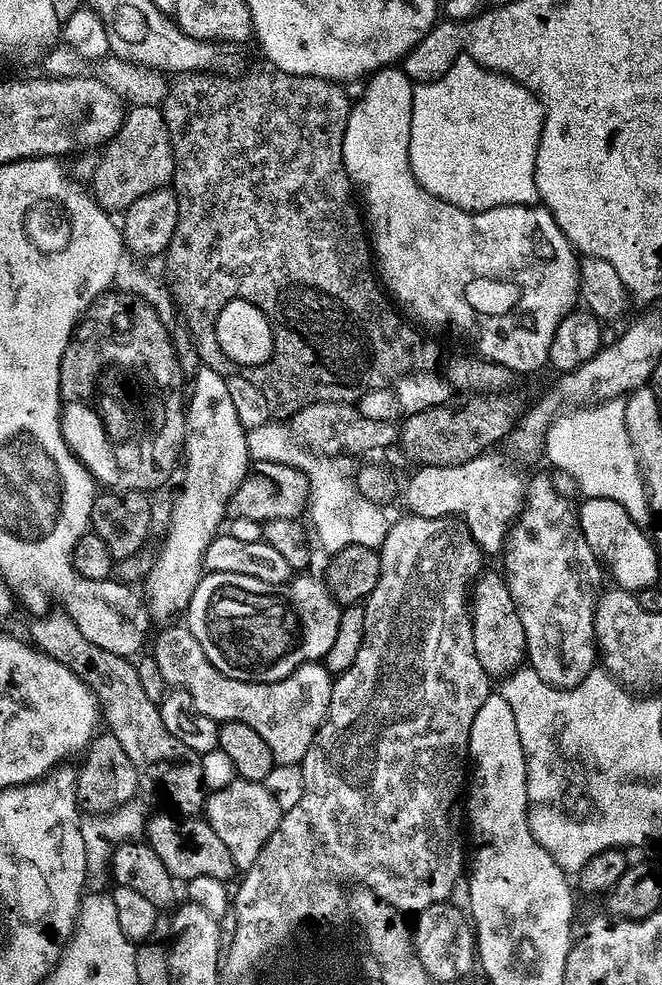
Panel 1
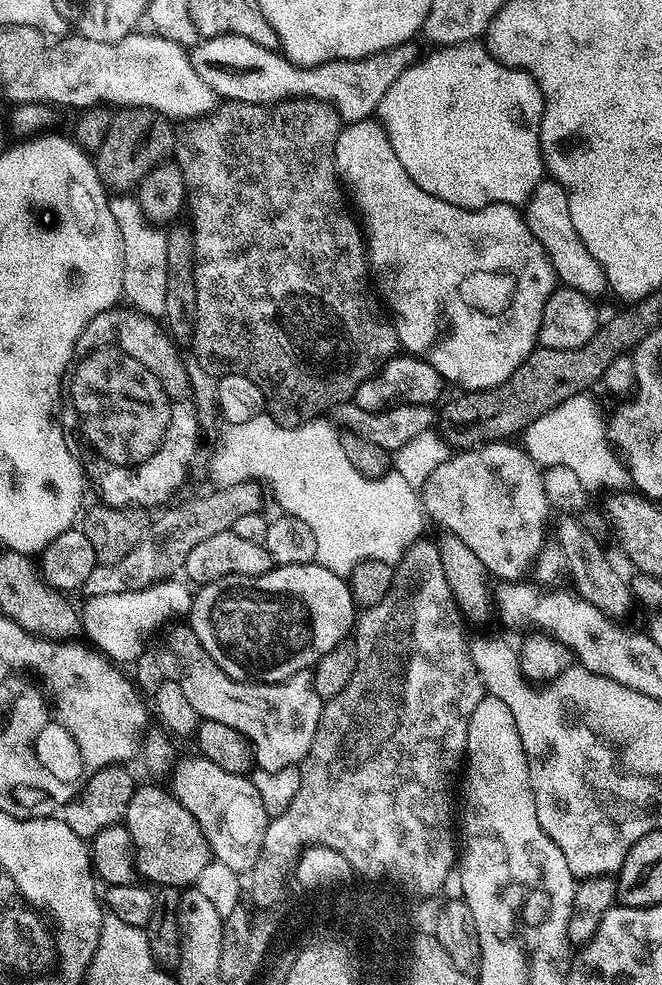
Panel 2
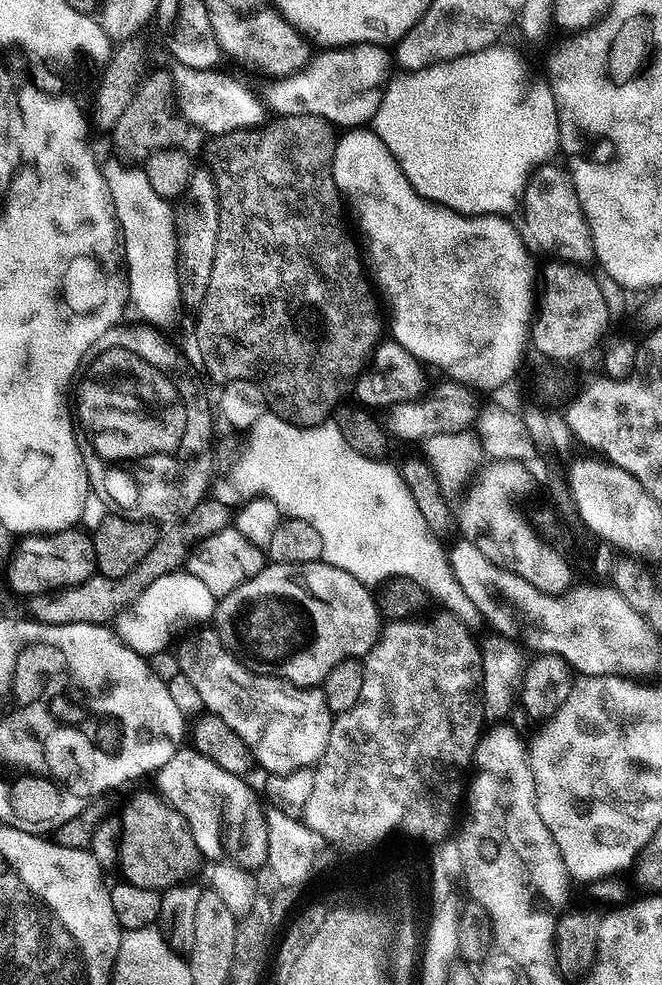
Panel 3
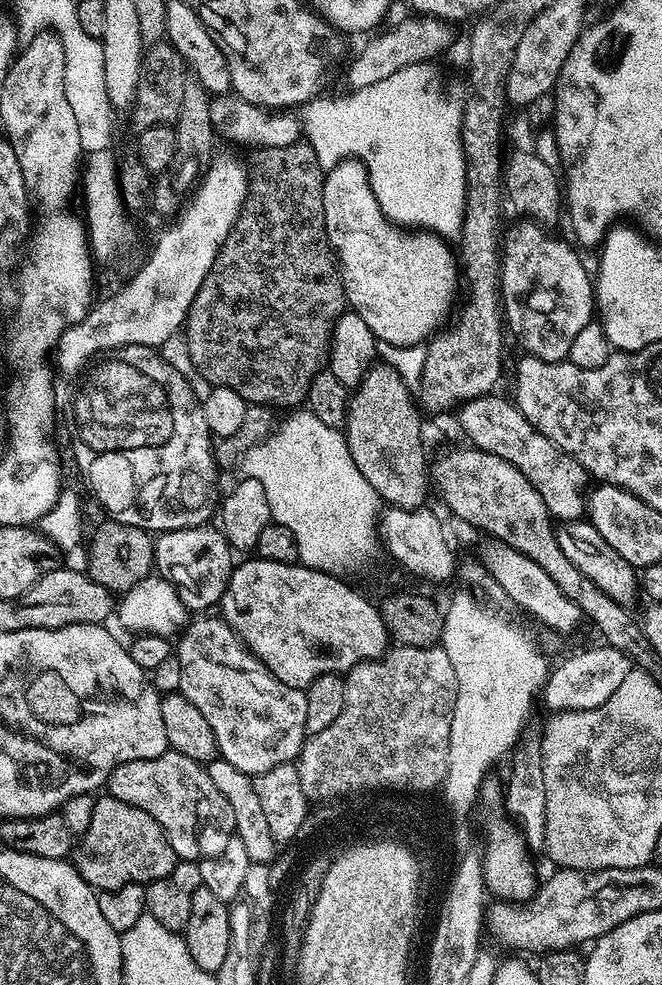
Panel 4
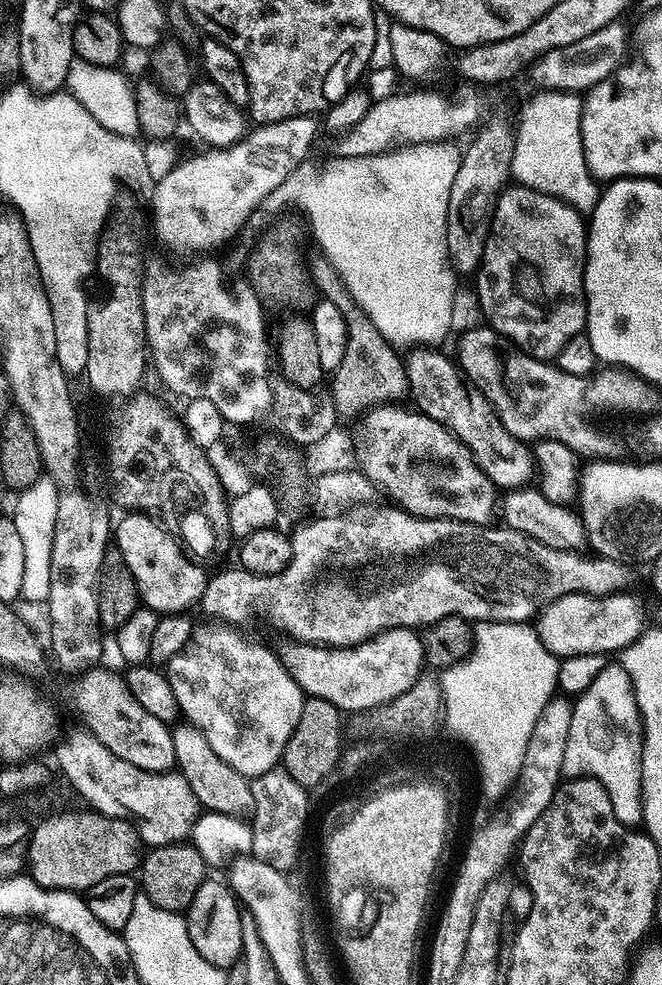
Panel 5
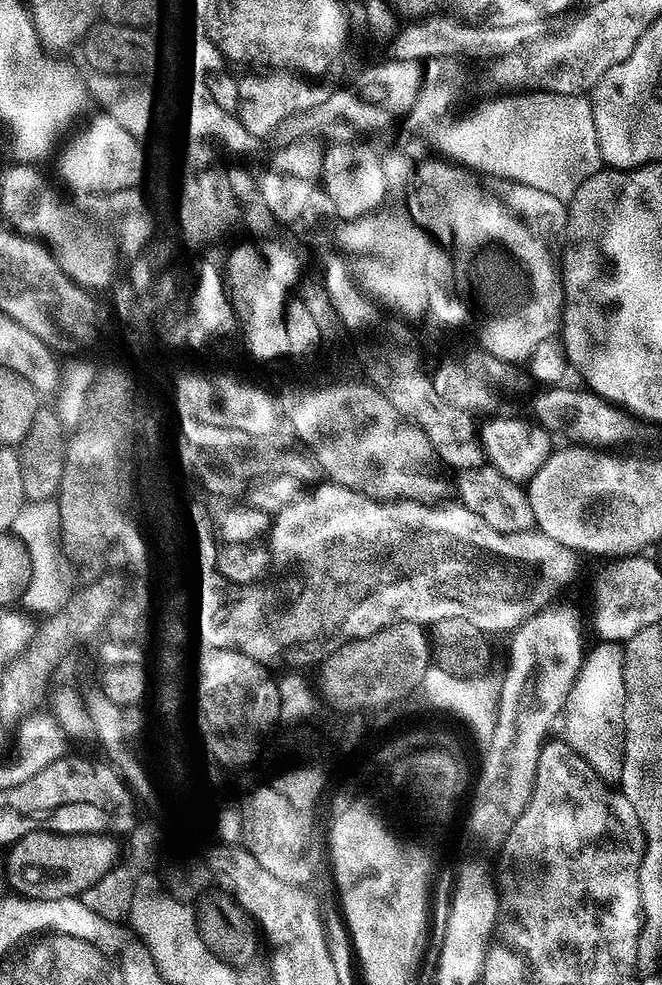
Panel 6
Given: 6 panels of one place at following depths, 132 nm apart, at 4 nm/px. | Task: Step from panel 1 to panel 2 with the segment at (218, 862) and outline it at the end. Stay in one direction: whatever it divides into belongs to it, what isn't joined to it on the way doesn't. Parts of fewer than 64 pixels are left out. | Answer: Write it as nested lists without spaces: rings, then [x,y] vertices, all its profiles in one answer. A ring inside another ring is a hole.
[[[152,782],[140,785],[144,792],[135,796],[136,800],[130,798],[132,812],[126,810],[123,818],[123,823],[132,820],[132,829],[128,831],[130,838],[136,836],[132,849],[140,848],[140,864],[136,871],[144,868],[144,872],[148,872],[145,881],[156,876],[152,883],[156,886],[183,889],[185,886],[195,885],[198,874],[206,870],[210,853],[194,816],[176,801],[167,787],[155,788]]]

